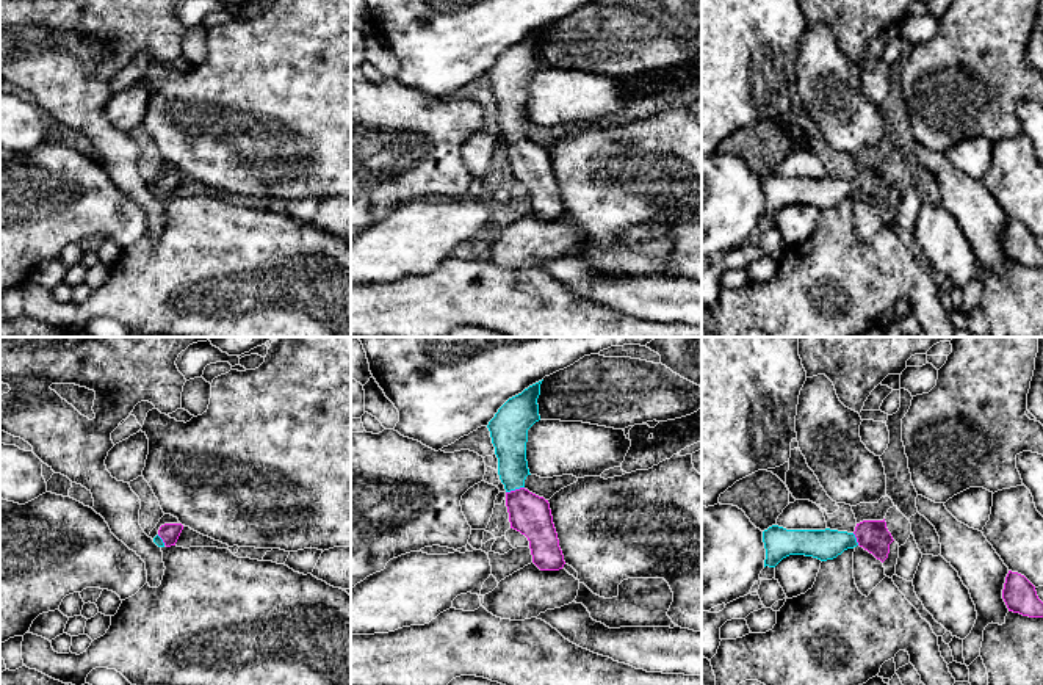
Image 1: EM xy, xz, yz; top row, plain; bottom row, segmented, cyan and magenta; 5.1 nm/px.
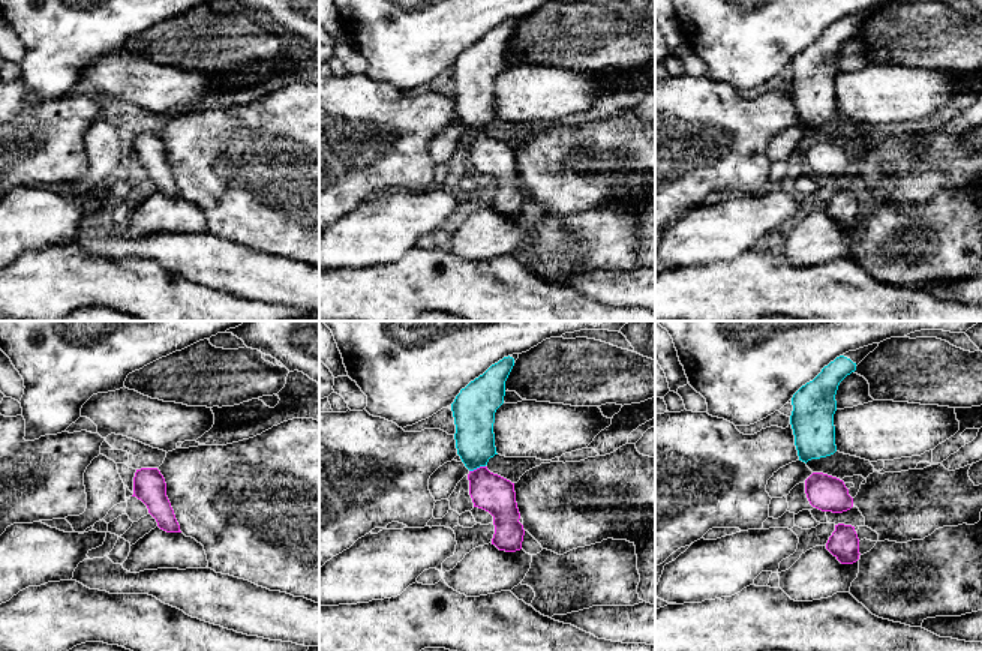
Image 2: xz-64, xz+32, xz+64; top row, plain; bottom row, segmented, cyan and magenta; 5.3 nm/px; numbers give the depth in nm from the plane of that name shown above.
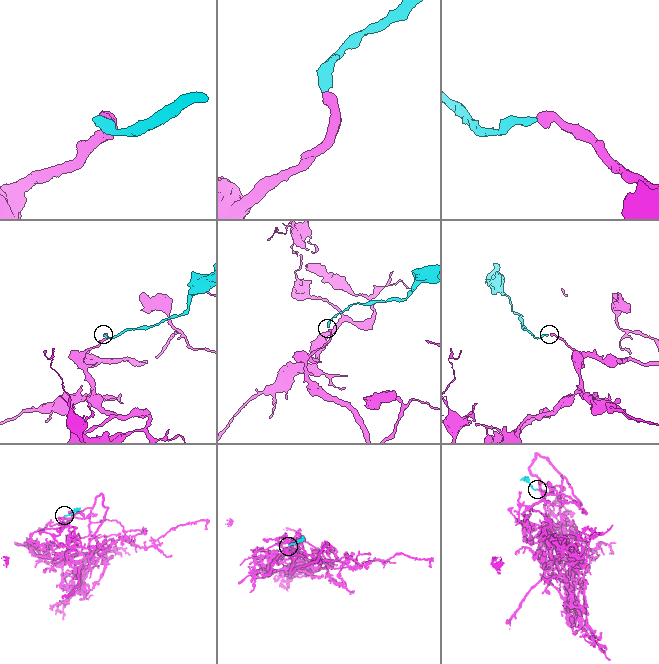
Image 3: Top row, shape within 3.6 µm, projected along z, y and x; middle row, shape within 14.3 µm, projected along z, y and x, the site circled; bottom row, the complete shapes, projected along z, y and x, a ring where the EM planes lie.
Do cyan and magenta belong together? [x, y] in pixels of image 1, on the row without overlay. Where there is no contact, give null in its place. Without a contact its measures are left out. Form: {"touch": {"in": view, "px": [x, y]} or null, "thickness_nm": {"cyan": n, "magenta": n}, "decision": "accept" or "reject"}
{"touch": {"in": "xz", "px": [514, 138]}, "thickness_nm": {"cyan": 170, "magenta": 200}, "decision": "accept"}

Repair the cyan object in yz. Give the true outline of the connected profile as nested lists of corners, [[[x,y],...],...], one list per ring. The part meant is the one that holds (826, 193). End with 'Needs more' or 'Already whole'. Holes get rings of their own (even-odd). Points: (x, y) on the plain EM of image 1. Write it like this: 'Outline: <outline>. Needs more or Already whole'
Outline: [[[863,169],[854,182],[838,179],[786,179],[772,174],[763,180],[766,198],[764,216],[775,216],[789,204],[813,205],[821,210],[833,208],[857,194],[872,202],[882,212],[888,207],[893,185],[883,169]]]. Needs more

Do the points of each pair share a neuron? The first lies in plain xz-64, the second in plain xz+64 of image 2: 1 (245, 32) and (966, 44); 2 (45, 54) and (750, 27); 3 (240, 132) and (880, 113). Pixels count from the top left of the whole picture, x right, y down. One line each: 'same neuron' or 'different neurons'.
1: same neuron
2: same neuron
3: different neurons

